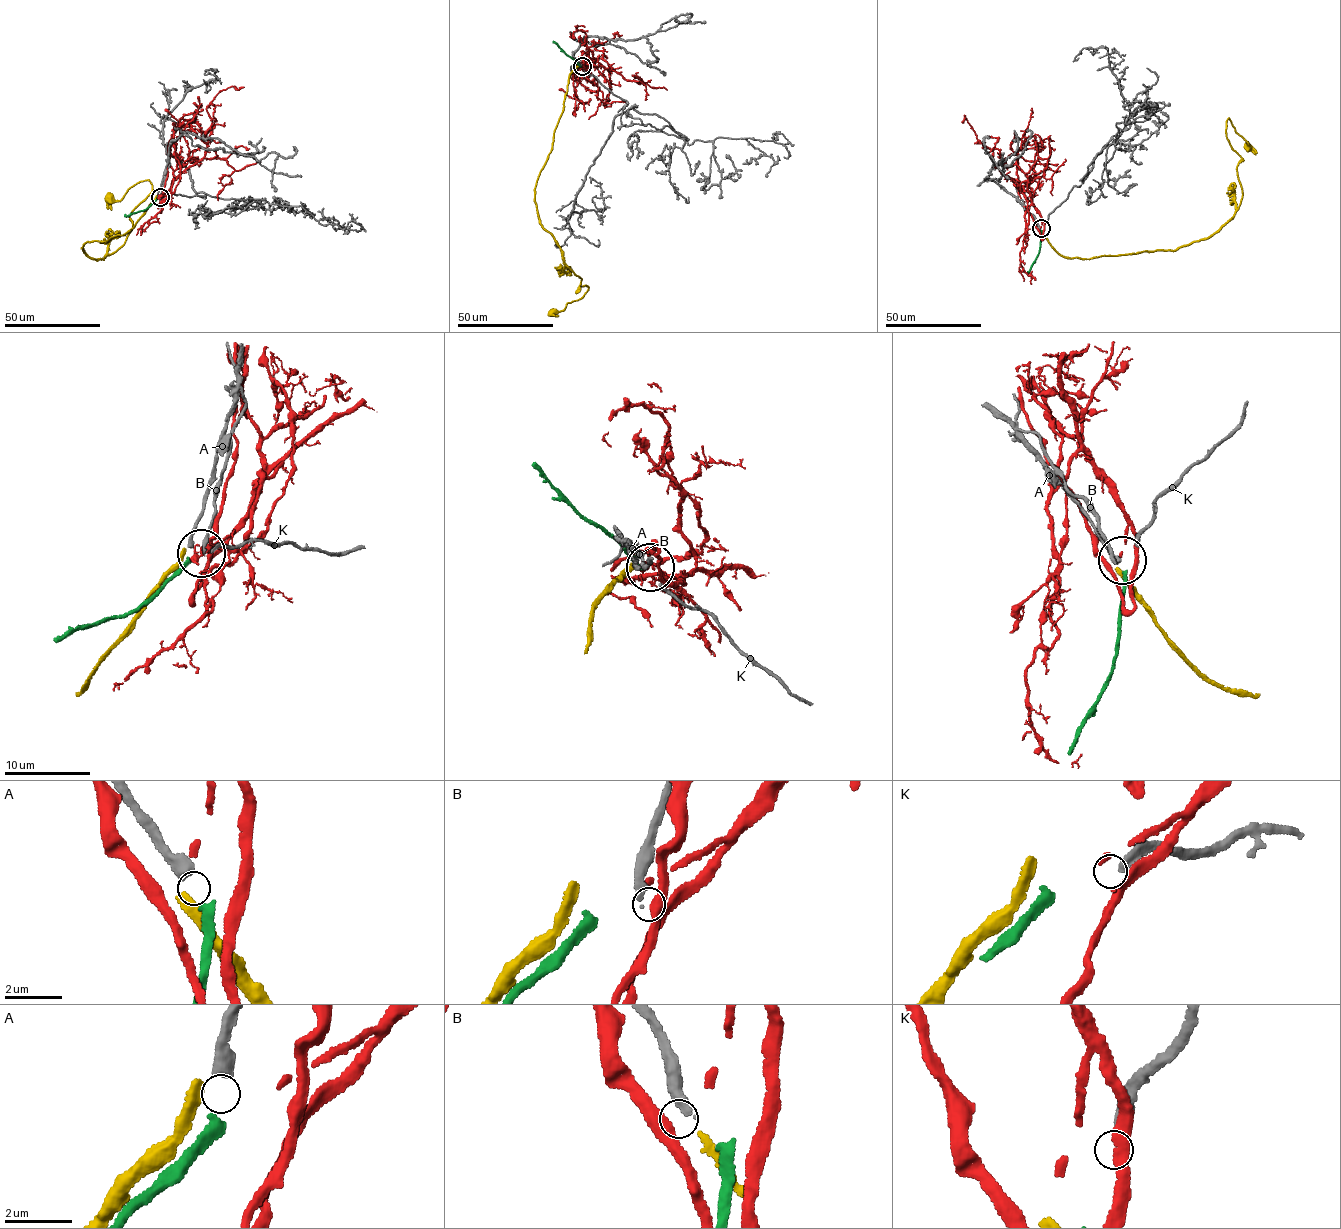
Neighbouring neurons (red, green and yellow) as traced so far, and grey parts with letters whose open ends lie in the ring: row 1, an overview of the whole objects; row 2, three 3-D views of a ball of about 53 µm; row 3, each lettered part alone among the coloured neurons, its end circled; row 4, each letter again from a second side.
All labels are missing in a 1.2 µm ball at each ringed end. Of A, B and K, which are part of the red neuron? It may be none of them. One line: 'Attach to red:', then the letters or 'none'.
Attach to red: none

